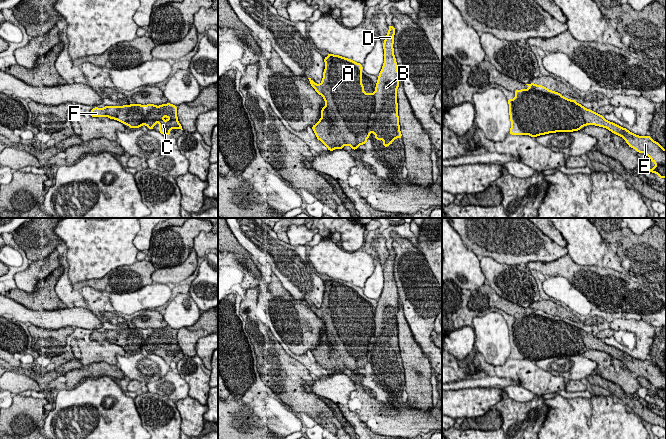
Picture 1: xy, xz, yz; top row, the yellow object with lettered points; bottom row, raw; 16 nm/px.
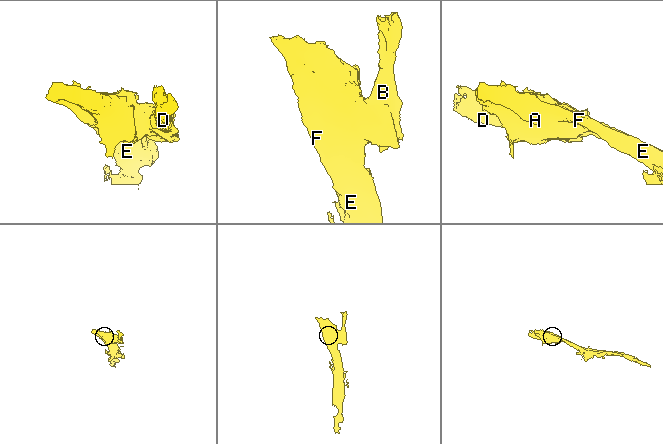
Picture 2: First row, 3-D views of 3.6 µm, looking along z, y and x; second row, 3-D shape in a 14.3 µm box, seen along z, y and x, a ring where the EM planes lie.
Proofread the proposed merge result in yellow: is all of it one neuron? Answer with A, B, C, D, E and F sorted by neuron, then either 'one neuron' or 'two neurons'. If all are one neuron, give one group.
A B C D E F | one neuron

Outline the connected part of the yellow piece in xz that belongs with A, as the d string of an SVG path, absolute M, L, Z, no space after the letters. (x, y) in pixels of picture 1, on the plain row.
M393 249L388 250L389 255L383 265L384 287L379 297L374 317L365 317L362 309L363 290L351 283L329 277L324 282L325 293L320 308L308 302L311 310L321 319L325 330L321 333L321 342L312 353L317 361L329 375L343 373L351 370L353 374L367 366L374 357L376 364L382 364L386 372L397 362L402 362L399 349L397 313L399 311L399 295L394 279Z

